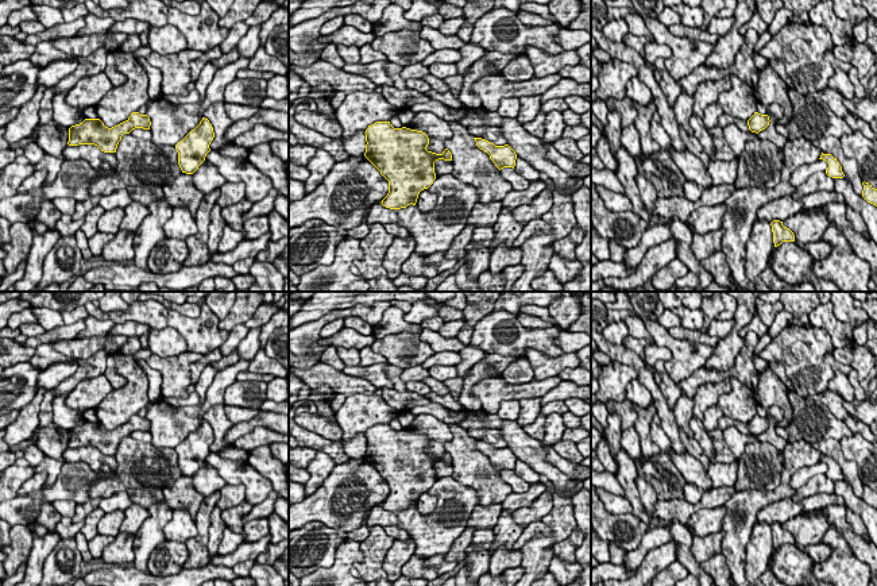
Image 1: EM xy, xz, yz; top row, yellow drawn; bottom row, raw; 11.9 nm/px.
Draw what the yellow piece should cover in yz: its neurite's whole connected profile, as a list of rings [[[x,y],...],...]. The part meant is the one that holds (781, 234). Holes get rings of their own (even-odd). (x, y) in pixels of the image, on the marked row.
[[[773,220],[770,225],[773,232],[774,247],[780,246],[783,242],[795,242],[793,232],[789,228],[784,227],[783,221]]]

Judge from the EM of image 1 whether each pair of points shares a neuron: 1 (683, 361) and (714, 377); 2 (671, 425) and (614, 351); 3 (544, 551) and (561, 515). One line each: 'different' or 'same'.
1: different
2: same
3: same

